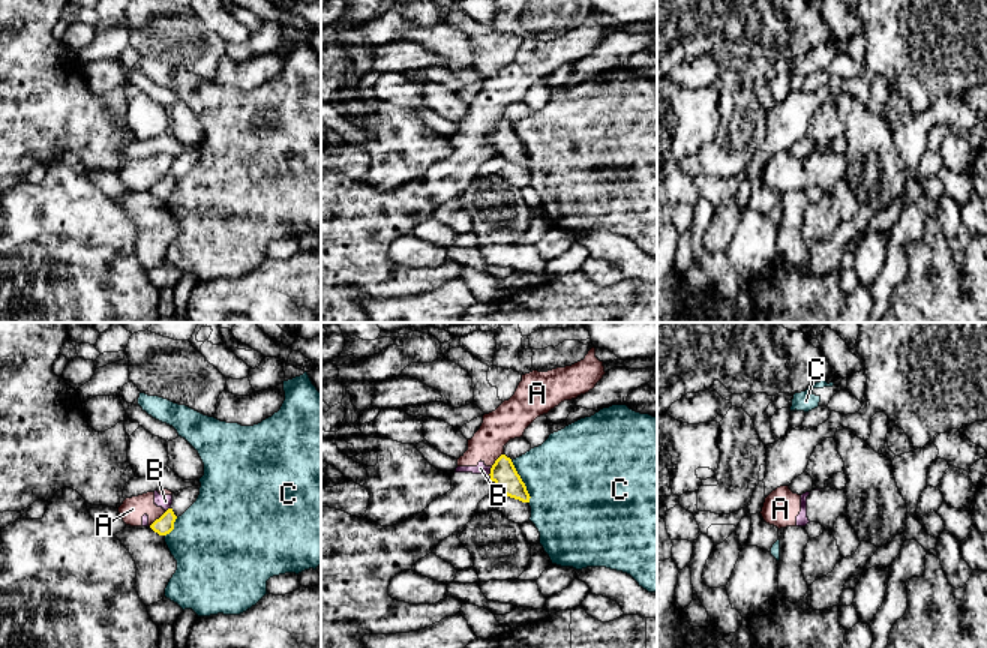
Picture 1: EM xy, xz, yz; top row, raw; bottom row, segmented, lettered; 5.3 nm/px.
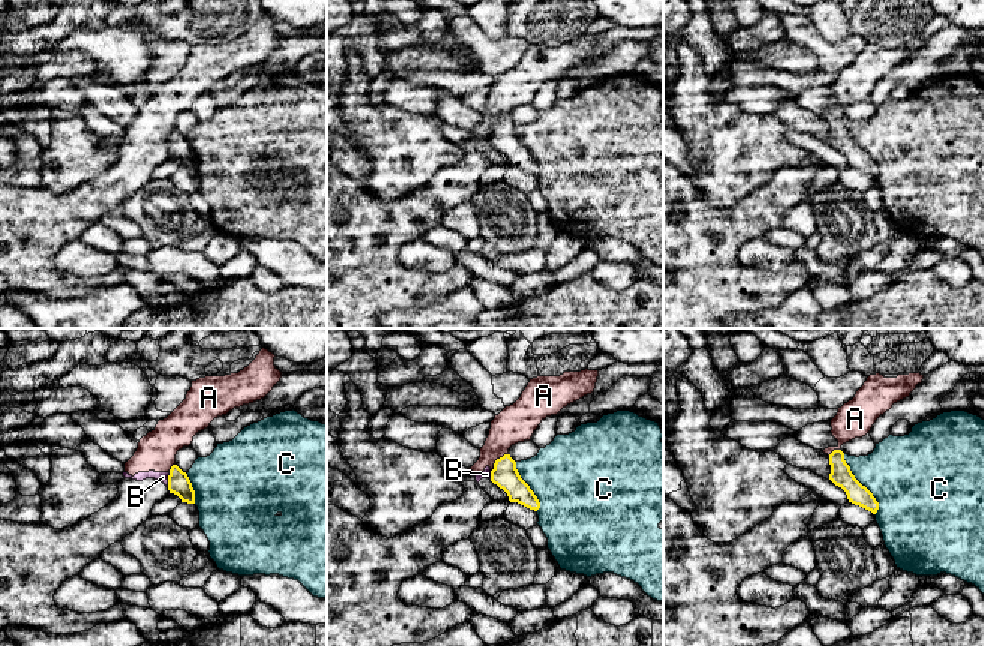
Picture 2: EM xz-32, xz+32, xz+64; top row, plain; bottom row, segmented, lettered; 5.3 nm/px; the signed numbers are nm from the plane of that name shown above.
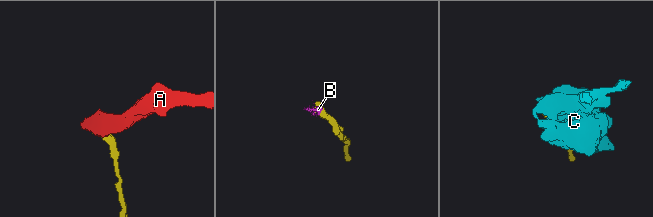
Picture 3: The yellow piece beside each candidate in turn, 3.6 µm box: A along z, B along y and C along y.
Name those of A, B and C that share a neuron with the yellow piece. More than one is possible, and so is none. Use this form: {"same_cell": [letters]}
{"same_cell": []}

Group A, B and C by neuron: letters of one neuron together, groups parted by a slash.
A B / C

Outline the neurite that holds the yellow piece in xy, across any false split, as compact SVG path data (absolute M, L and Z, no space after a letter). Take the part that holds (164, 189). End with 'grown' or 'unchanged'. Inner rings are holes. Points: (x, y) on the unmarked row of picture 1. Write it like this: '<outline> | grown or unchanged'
M168 172L159 183L156 183L150 189L150 192L159 200L166 200L174 194L176 183L177 180L174 178L172 172Z | unchanged

